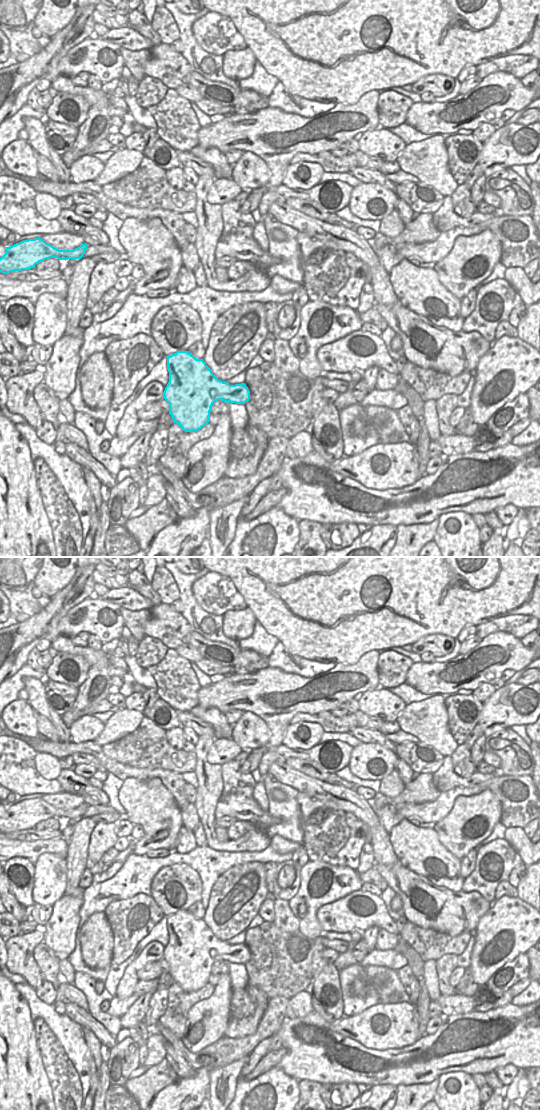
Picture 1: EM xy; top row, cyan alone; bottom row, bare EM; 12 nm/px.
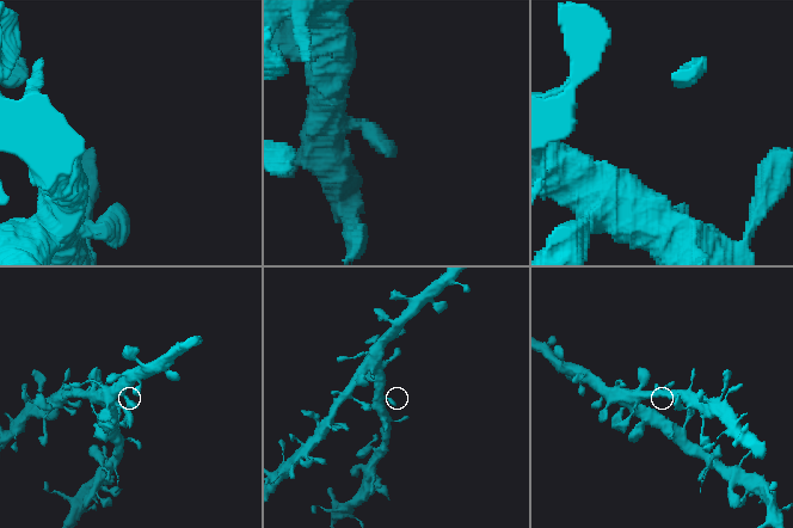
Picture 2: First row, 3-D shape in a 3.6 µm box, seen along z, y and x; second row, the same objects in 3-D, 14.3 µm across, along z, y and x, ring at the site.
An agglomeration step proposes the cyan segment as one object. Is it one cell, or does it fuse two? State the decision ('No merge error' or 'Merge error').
No merge error

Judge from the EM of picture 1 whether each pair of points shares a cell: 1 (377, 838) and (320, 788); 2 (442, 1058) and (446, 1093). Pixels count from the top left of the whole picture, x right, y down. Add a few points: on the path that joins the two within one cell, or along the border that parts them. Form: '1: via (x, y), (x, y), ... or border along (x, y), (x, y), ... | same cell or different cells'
1: via (370, 821), (346, 797), (337, 794) | same cell
2: border along (468, 1074), (449, 1072), (441, 1074), (437, 1078) | different cells

